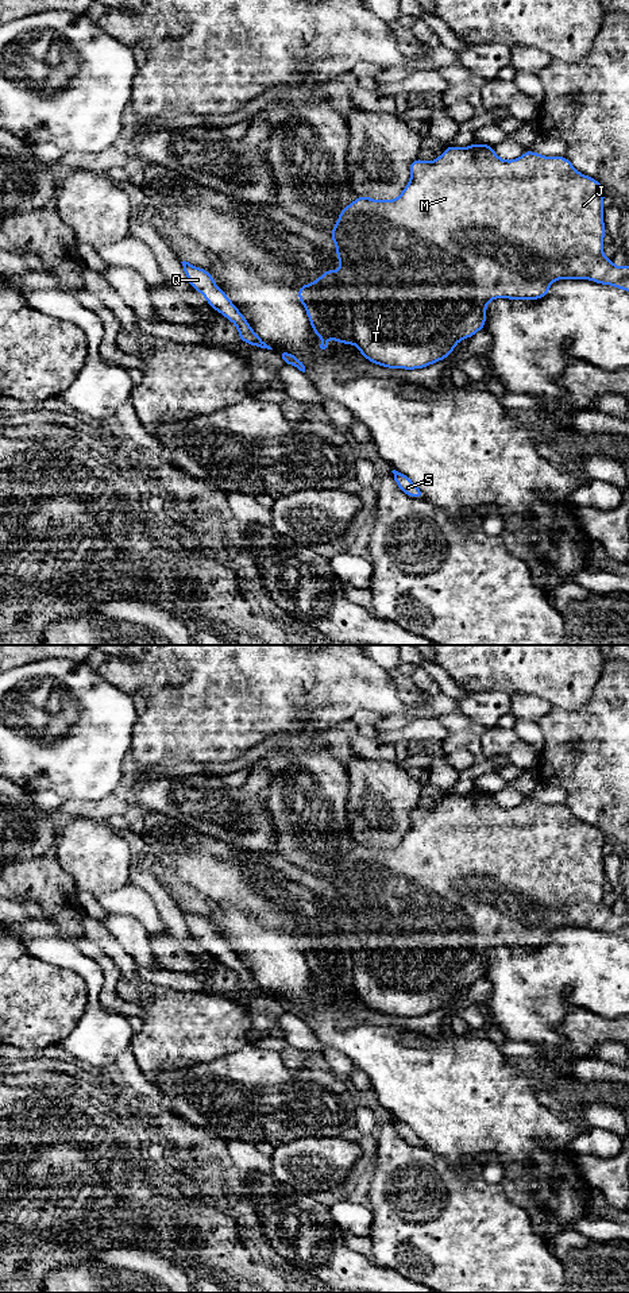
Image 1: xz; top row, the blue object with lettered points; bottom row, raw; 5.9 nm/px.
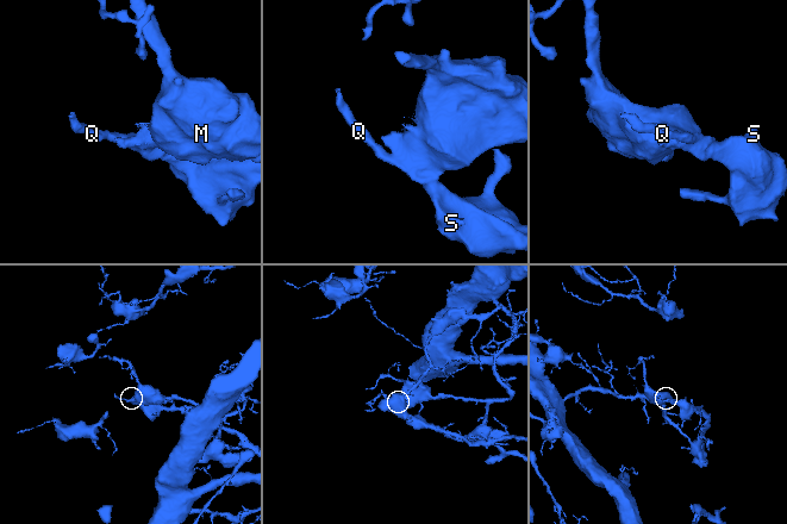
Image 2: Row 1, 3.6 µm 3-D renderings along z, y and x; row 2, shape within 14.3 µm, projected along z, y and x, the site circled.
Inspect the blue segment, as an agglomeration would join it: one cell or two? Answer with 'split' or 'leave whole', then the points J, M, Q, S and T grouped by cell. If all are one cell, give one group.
split; groups J M Q T / S

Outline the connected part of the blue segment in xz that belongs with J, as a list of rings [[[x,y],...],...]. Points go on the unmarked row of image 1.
[[[474,791],[468,795],[448,794],[433,810],[414,807],[409,813],[410,829],[395,848],[373,848],[367,844],[358,845],[348,852],[337,865],[329,880],[336,900],[343,911],[343,919],[350,930],[344,934],[354,961],[355,993],[370,1010],[389,1016],[424,1016],[445,1007],[462,987],[470,987],[485,976],[486,956],[490,947],[540,947],[549,939],[549,933],[556,927],[590,927],[601,933],[611,933],[629,939],[629,912],[617,915],[611,907],[602,902],[605,835],[597,827],[579,821],[566,804],[544,804],[526,798],[520,806],[505,808],[495,803],[490,792]]]

